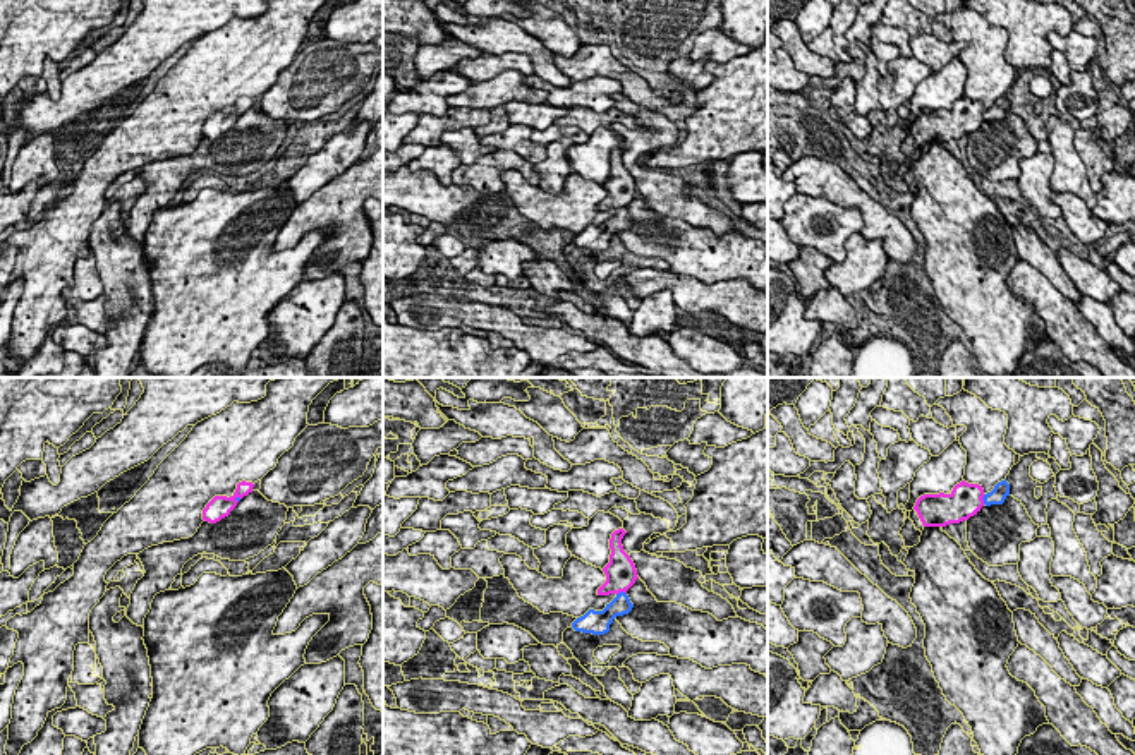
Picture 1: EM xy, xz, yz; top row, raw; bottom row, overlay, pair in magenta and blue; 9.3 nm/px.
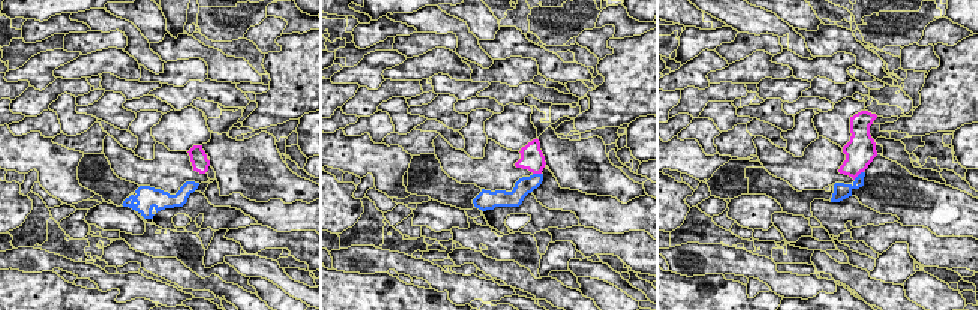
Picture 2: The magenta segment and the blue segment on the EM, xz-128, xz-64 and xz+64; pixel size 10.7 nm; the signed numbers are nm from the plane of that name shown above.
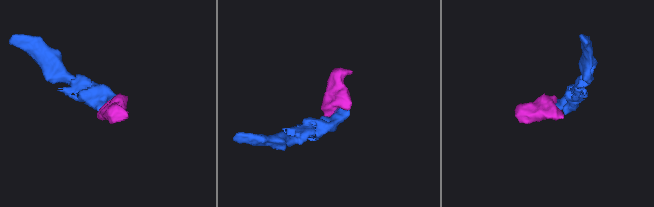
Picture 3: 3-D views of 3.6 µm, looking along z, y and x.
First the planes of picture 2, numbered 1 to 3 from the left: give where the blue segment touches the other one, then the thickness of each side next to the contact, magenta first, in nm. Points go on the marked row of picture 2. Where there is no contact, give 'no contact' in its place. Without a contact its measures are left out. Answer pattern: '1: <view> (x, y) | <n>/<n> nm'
1: no contact
2: xz-64 (537, 172) | 260/190 nm
3: xz+64 (858, 174) | 320/170 nm

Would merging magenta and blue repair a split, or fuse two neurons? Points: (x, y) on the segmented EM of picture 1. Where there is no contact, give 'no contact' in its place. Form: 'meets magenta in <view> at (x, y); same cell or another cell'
meets magenta in xz at (620, 591); same cell

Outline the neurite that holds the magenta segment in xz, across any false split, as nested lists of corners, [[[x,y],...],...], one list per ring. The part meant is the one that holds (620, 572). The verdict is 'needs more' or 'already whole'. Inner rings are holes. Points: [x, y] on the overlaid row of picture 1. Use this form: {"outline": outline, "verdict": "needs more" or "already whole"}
{"outline": [[[618,528],[610,539],[610,563],[603,568],[606,582],[598,589],[598,595],[615,594],[603,611],[589,609],[572,623],[575,631],[604,635],[616,616],[628,614],[634,607],[627,590],[635,583],[637,570],[630,556],[623,551],[622,539],[627,532]]], "verdict": "needs more"}

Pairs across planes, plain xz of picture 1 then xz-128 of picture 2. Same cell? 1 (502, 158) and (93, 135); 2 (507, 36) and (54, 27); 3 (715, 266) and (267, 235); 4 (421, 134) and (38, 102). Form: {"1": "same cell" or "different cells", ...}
{"1": "same cell", "2": "different cells", "3": "different cells", "4": "same cell"}

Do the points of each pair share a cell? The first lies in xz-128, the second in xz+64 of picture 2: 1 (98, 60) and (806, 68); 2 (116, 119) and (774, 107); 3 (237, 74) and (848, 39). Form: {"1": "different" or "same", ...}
{"1": "different", "2": "same", "3": "same"}

